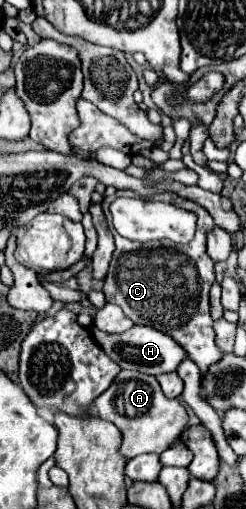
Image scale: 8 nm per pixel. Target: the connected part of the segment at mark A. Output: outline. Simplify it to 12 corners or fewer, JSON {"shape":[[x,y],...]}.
{"shape":[[120,371],[94,399],[126,459],[162,453],[188,423],[156,377]]}

